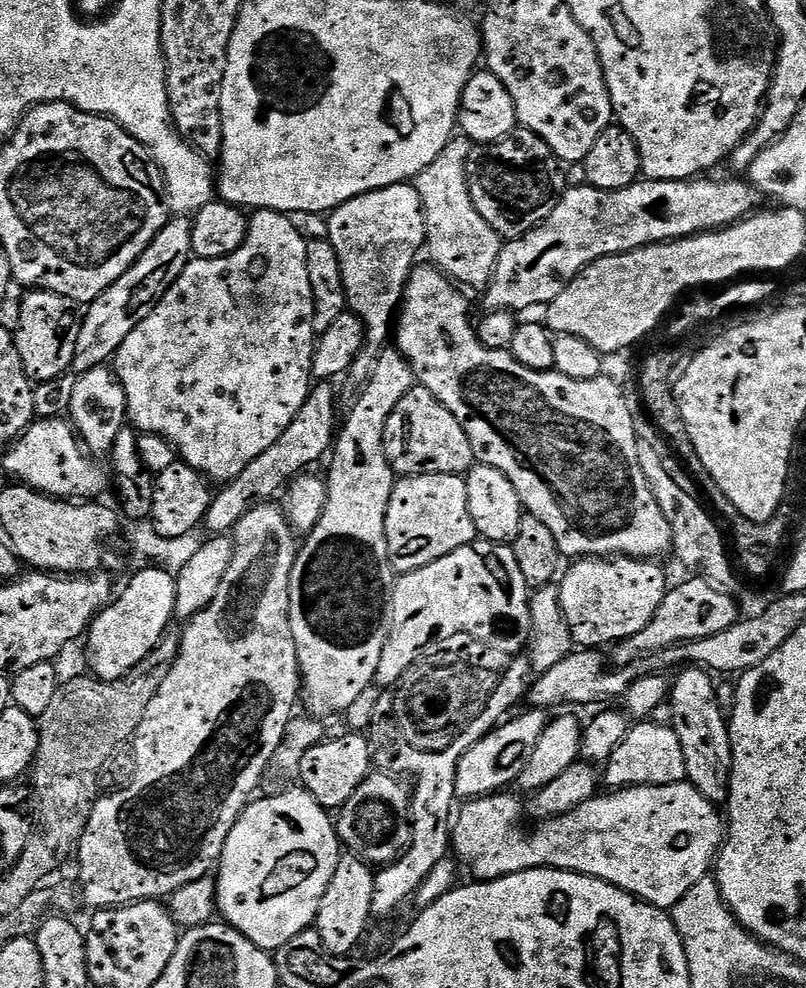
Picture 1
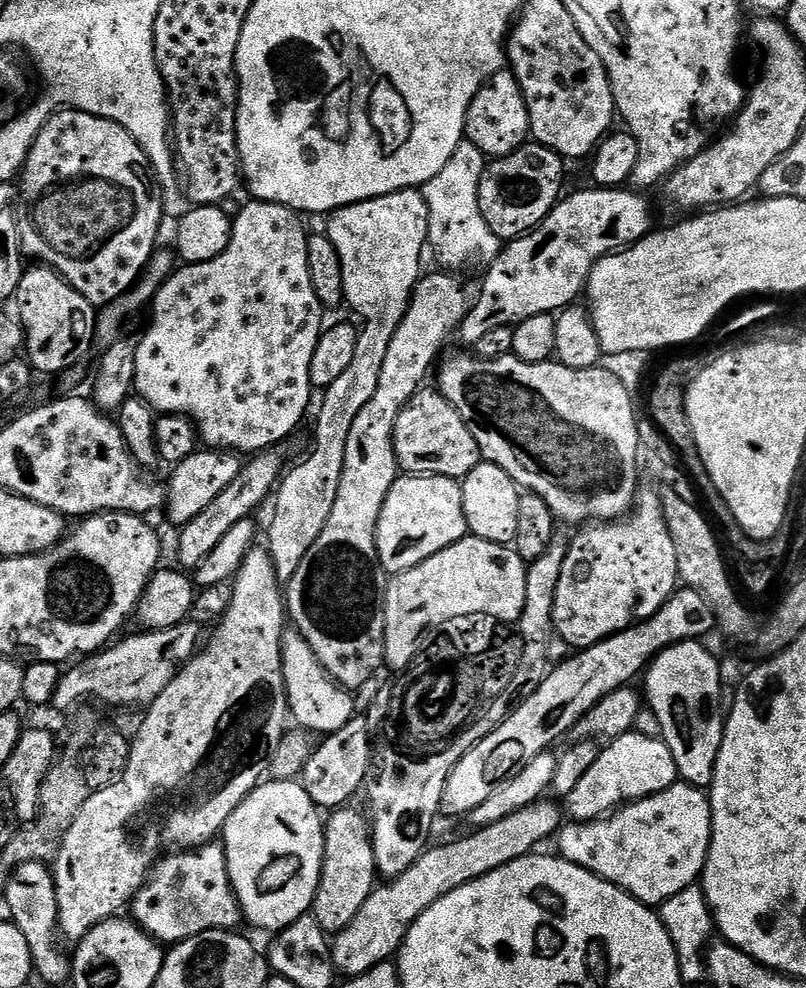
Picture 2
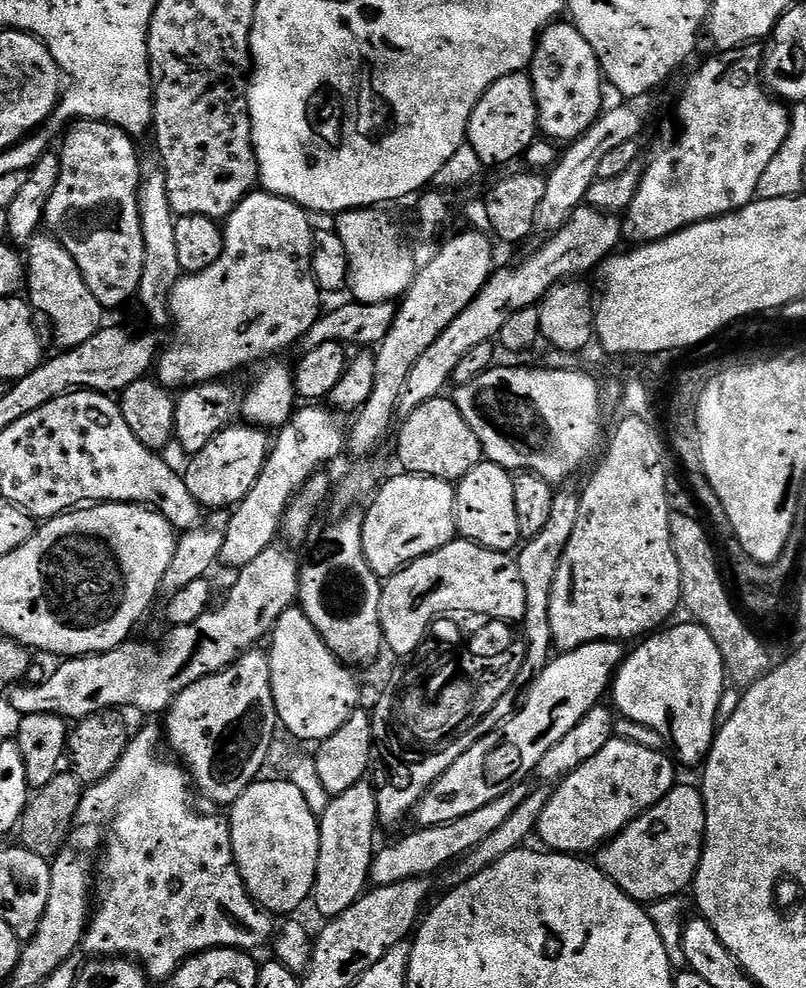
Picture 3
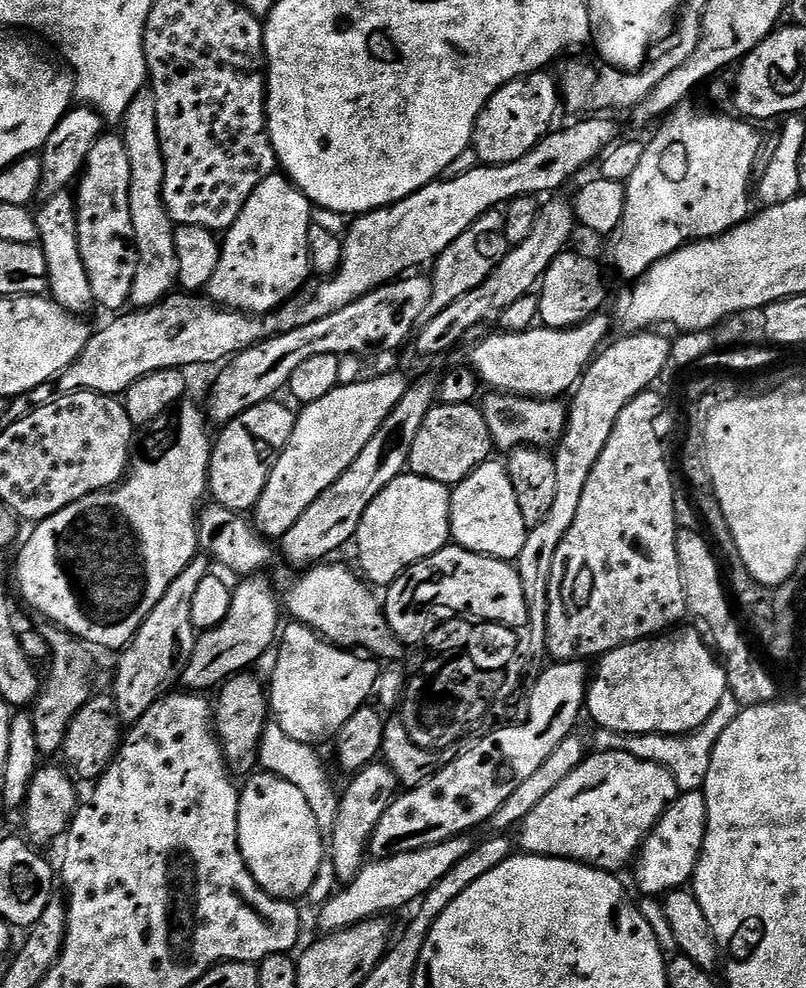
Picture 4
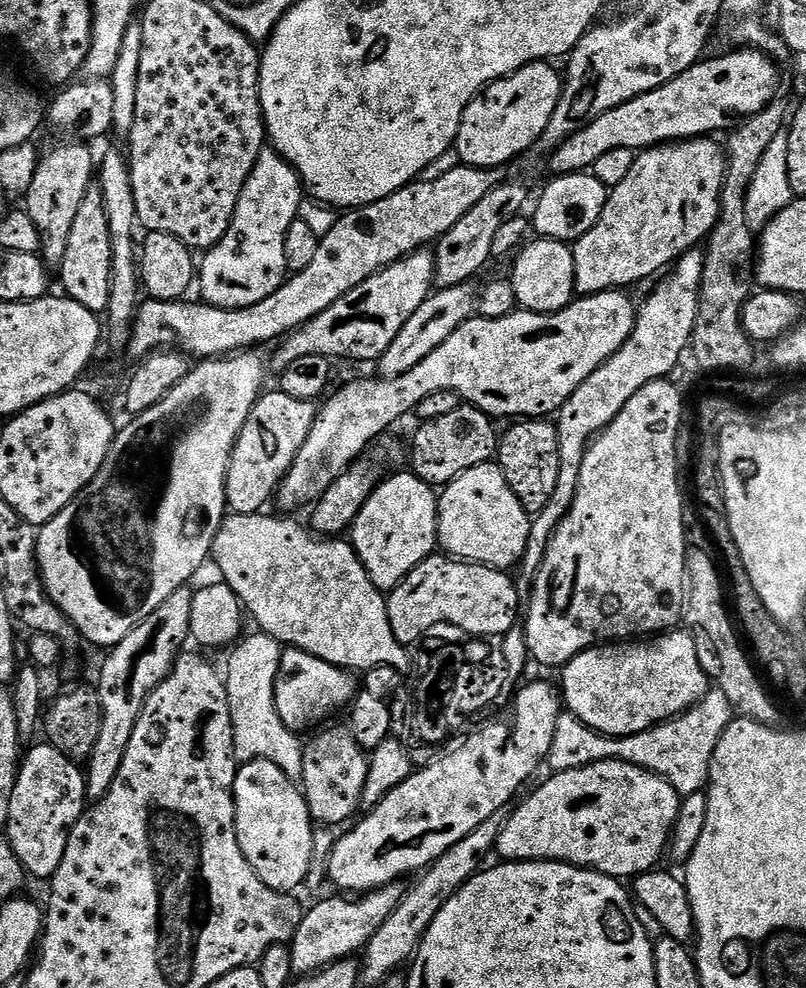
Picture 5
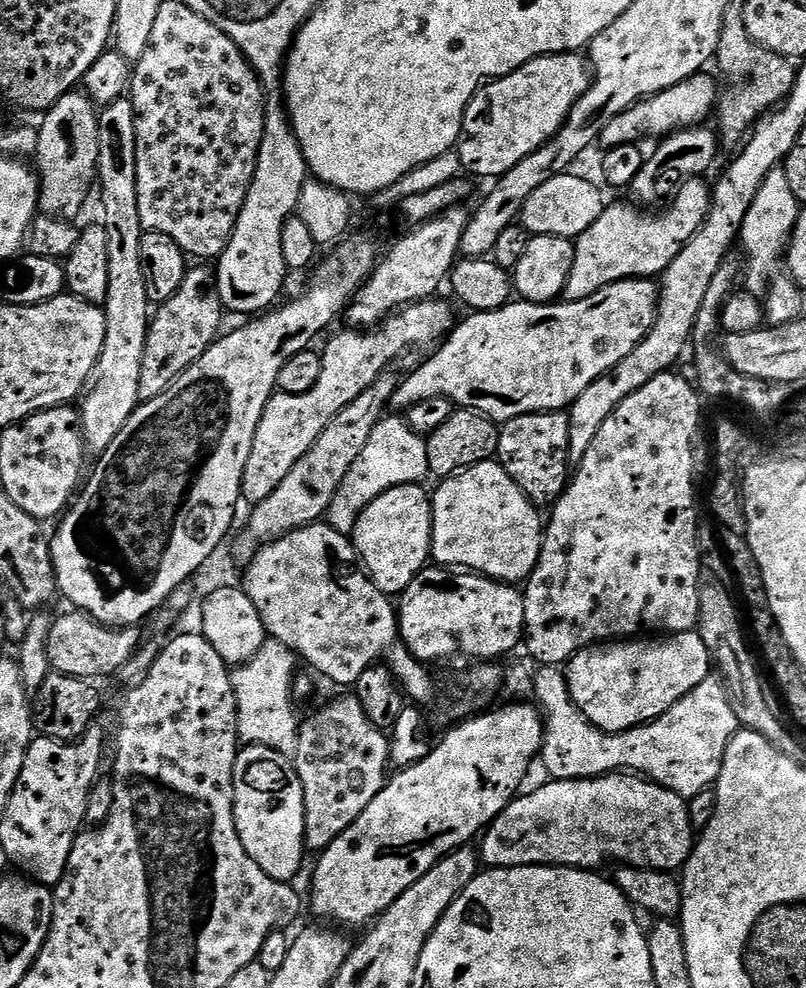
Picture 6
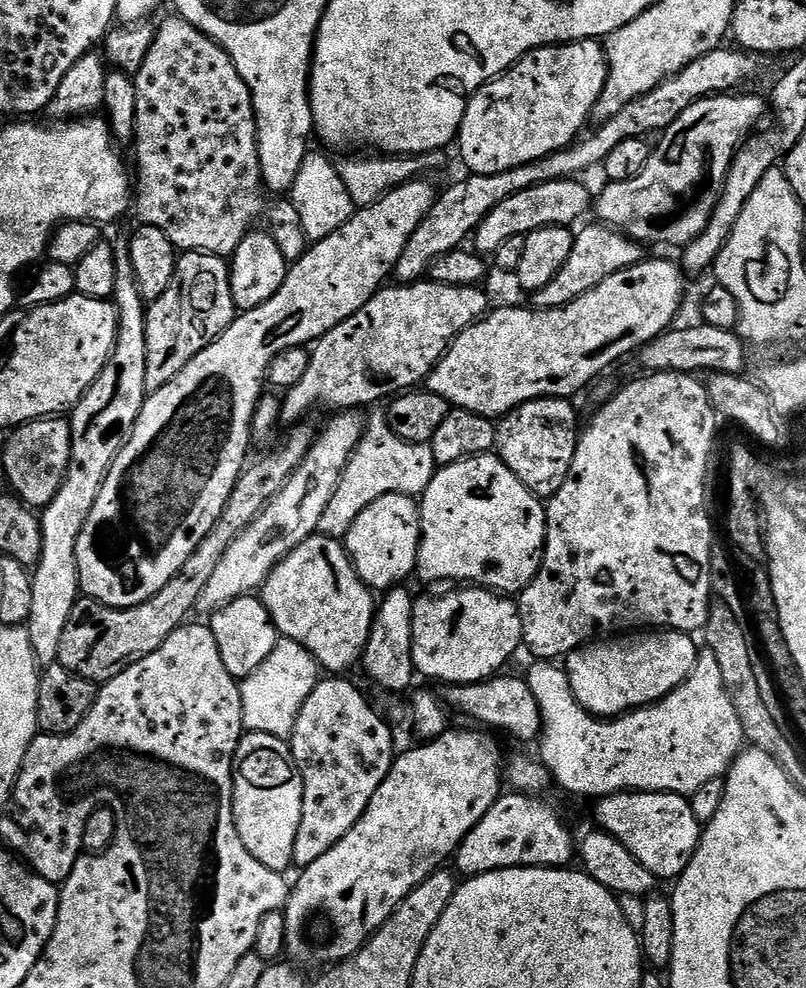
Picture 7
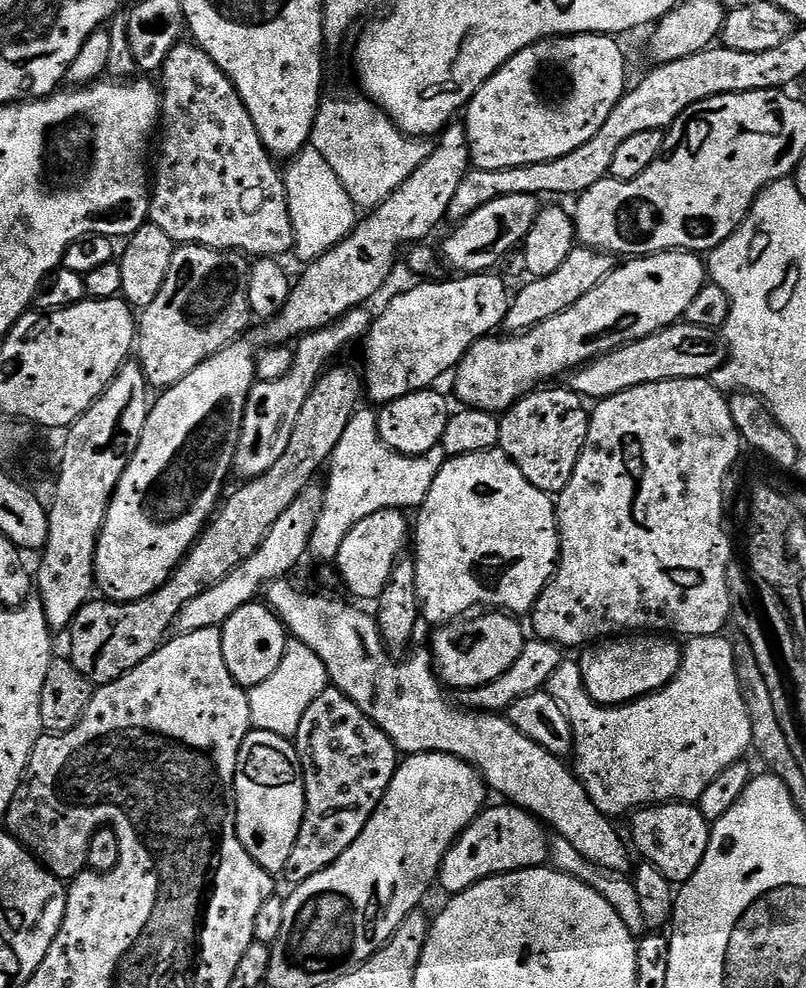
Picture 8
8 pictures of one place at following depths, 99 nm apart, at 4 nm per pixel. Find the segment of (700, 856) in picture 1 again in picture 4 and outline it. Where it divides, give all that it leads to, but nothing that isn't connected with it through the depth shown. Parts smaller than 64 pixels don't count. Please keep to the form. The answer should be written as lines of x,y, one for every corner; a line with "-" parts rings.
703,791
686,792
677,795
676,801
665,810
660,821
648,831
648,837
644,840
644,845
640,847
640,851
634,861
636,884
641,888
641,893
644,896
663,897
665,894
673,892
676,888
685,887
695,877
696,867
700,861
700,851
704,845
707,825
708,811
706,810

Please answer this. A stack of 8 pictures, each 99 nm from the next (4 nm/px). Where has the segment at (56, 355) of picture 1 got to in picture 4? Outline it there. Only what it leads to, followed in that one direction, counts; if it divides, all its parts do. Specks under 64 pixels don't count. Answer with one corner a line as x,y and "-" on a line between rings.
64,190
49,195
41,212
35,213
38,247
44,254
48,267
48,286
51,299
61,308
73,314
84,314
88,307
93,307
91,286
77,248
76,206
71,195

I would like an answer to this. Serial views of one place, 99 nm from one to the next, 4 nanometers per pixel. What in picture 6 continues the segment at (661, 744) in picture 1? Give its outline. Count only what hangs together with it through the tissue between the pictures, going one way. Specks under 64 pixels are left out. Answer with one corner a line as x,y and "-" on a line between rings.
608,772
605,776
585,780
549,779
547,783
533,792
517,795
506,810
502,810
502,814
488,825
478,844
478,855
488,868
525,868
546,864
549,868
600,870
607,860
617,860
615,863
620,866
675,873
683,869
692,856
694,829
688,813
689,801
666,790
661,784
631,772

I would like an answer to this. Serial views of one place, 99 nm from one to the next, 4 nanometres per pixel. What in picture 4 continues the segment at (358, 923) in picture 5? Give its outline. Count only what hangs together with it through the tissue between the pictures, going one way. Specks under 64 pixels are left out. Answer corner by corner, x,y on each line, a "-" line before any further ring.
471,835
455,836
422,850
410,850
406,854
394,854
381,860
372,858
365,863
353,880
347,881
339,890
332,893
327,902
319,905
320,924
325,933
337,932
354,926
363,920
383,917
384,912
396,912
407,904
415,905
425,896
449,870
454,870
466,854
474,847

